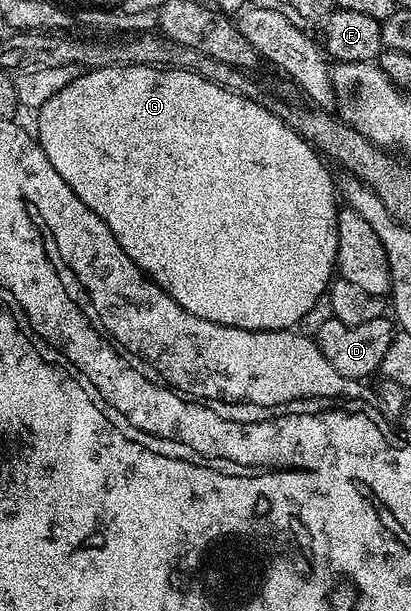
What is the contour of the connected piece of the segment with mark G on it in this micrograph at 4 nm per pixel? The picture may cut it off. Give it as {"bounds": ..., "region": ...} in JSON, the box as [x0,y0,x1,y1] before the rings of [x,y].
{"bounds":[35,66,338,330],"region":[[[107,66],[106,68],[85,69],[70,84],[66,84],[58,92],[54,92],[54,96],[50,96],[46,100],[46,104],[40,106],[35,118],[35,137],[46,152],[46,160],[50,160],[50,164],[54,164],[54,172],[58,172],[58,176],[62,176],[62,180],[66,180],[66,184],[70,184],[74,196],[78,196],[78,200],[82,200],[82,204],[86,204],[86,208],[90,208],[90,212],[94,212],[94,216],[102,219],[106,224],[106,228],[110,228],[110,232],[114,232],[114,240],[118,240],[118,244],[122,244],[126,256],[130,256],[130,260],[134,260],[134,264],[138,269],[143,274],[147,274],[156,285],[164,289],[177,304],[182,308],[186,308],[186,312],[190,312],[199,318],[210,320],[214,324],[233,326],[243,330],[292,330],[299,327],[302,316],[306,316],[306,312],[310,312],[310,308],[314,308],[316,301],[325,297],[326,291],[334,277],[334,271],[337,269],[338,228],[336,227],[336,216],[338,213],[338,190],[334,185],[334,178],[332,182],[332,174],[327,170],[329,167],[326,165],[325,159],[306,139],[298,136],[298,132],[294,132],[294,128],[290,128],[278,116],[274,116],[274,112],[270,112],[263,101],[255,102],[246,96],[230,92],[226,88],[206,80],[194,70],[161,68],[159,66]]]}

